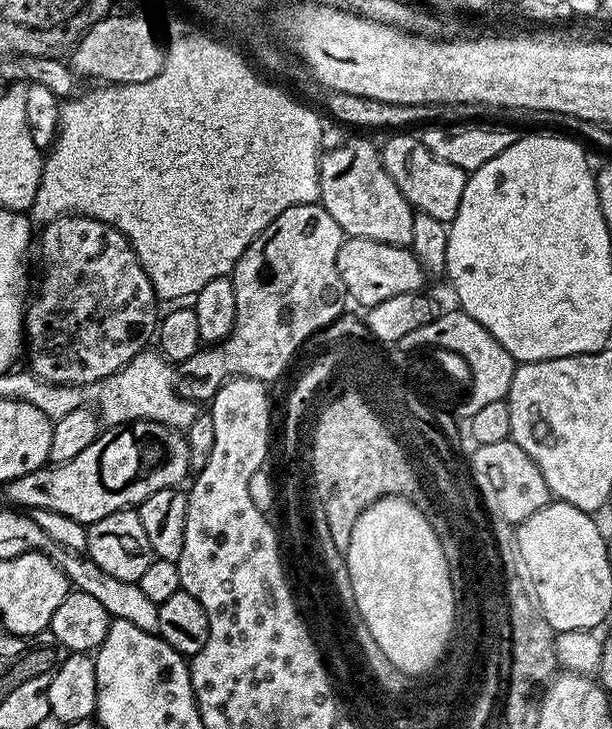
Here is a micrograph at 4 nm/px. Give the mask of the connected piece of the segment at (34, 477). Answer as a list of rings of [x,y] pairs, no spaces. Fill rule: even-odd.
[[[131,420],[129,424],[105,427],[100,436],[94,438],[94,442],[90,442],[90,446],[86,446],[78,458],[70,458],[70,462],[45,466],[30,474],[22,474],[22,478],[7,481],[3,485],[4,496],[8,499],[5,501],[21,509],[54,510],[87,526],[106,518],[106,514],[114,514],[123,508],[136,508],[146,498],[150,498],[150,494],[158,494],[158,490],[183,485],[183,480],[189,479],[191,468],[190,450],[183,431],[167,428],[153,420]]]

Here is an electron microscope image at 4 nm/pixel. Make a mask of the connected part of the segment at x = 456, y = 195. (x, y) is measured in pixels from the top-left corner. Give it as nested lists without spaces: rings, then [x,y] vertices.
[[[404,134],[389,135],[392,137],[385,144],[382,144],[386,174],[390,174],[390,178],[394,180],[394,186],[398,186],[398,190],[402,192],[406,202],[412,205],[415,211],[422,214],[430,214],[430,218],[438,218],[439,220],[450,222],[458,214],[458,206],[462,202],[462,190],[466,190],[469,173],[462,171],[458,166],[450,166],[450,162],[442,162],[442,158],[430,154],[430,150],[426,150],[426,146],[420,140],[419,135],[400,135]]]

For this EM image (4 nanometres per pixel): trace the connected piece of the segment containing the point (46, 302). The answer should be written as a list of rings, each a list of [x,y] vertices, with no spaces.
[[[59,216],[38,232],[40,289],[24,309],[27,367],[51,384],[93,384],[126,366],[149,347],[158,327],[158,301],[138,254],[114,226],[89,216]]]

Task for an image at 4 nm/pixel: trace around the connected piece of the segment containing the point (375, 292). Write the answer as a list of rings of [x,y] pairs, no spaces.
[[[357,236],[345,239],[338,250],[338,274],[344,283],[344,291],[367,310],[378,302],[386,302],[386,298],[394,298],[394,294],[421,291],[426,277],[420,269],[418,258],[408,248],[399,248],[393,244],[374,242]]]

